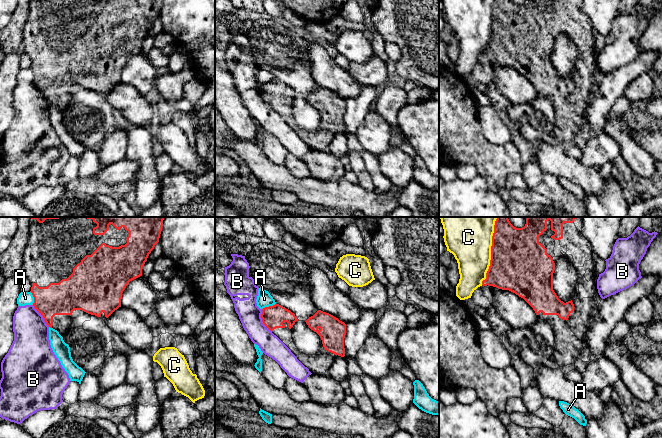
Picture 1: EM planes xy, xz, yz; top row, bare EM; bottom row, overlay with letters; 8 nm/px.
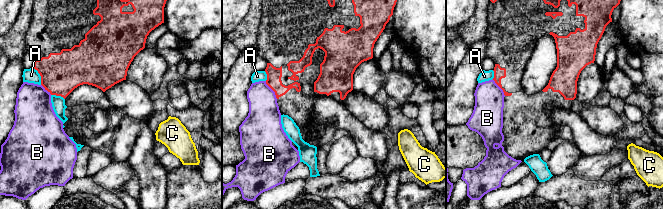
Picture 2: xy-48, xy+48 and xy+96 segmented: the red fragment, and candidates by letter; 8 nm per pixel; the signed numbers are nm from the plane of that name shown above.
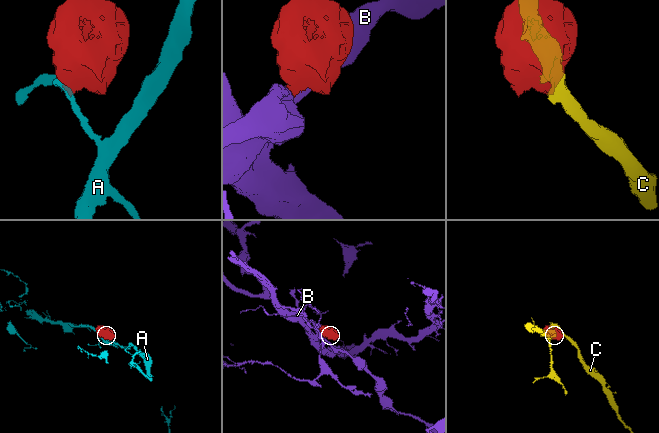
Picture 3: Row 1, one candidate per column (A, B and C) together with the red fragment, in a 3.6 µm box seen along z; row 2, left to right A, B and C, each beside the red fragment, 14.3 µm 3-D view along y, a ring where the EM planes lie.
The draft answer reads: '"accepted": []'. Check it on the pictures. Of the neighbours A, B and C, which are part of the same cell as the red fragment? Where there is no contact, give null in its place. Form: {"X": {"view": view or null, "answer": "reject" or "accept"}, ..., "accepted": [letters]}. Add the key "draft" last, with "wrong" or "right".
{"A": {"view": "xz", "answer": "reject"}, "B": {"view": "xz", "answer": "reject"}, "C": {"view": "yz", "answer": "reject"}, "accepted": [], "draft": "right"}

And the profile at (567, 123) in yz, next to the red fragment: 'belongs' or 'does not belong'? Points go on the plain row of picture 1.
belongs

